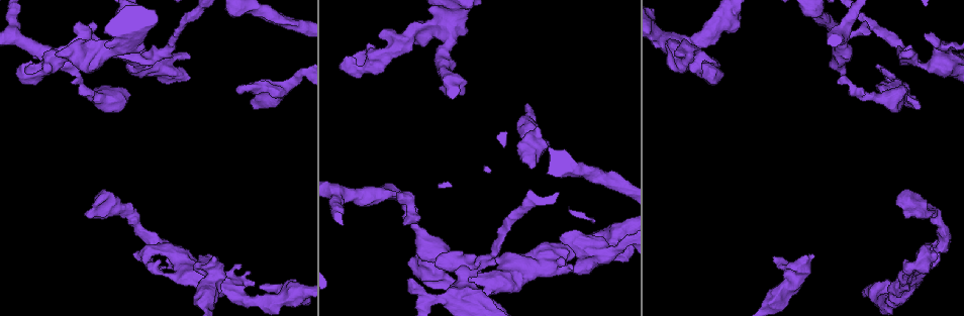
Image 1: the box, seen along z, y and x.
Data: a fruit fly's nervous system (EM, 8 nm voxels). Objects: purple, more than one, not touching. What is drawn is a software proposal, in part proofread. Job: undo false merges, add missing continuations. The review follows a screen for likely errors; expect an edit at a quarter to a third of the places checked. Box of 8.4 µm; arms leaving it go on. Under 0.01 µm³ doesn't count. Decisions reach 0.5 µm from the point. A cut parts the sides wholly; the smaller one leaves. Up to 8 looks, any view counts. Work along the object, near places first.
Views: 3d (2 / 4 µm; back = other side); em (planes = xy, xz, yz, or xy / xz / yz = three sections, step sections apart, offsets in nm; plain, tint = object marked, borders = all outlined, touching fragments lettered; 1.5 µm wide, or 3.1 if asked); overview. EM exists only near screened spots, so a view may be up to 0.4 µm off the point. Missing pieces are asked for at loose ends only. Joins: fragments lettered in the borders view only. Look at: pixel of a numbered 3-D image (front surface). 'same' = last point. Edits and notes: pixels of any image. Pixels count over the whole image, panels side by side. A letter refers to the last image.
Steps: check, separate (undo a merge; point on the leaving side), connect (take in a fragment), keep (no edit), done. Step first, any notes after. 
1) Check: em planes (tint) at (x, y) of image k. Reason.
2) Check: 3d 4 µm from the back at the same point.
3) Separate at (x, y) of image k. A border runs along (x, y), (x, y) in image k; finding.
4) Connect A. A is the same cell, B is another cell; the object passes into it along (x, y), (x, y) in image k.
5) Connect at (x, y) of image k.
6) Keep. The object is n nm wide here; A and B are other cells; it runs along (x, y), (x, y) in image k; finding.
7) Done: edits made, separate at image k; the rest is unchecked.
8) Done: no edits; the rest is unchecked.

Check: 3d 2 µm at (812, 255) of image 1. Stops while still wide.

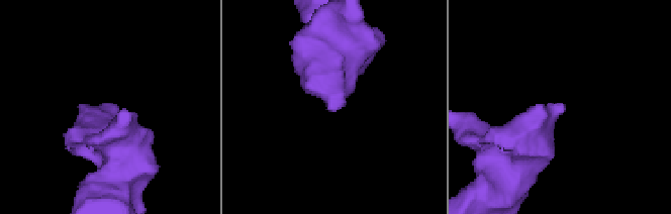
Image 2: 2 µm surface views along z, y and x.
Check: em xy step 4 (tint) at (332, 109) of image 2.

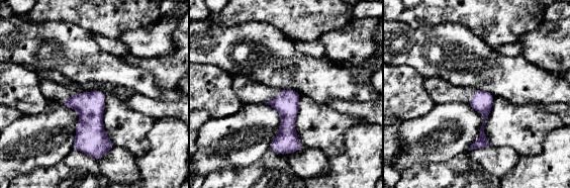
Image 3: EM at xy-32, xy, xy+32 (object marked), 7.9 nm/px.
Check: em planes (borders) at the same point.

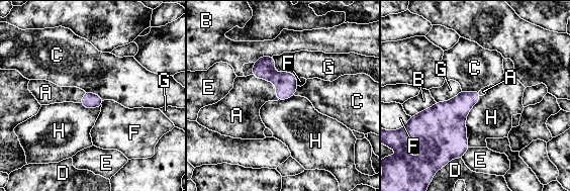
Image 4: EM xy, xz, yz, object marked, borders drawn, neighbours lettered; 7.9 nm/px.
Connect A. A is the same cell, B, C, D, E, F, G and H are other cells; the object passes into it along (286, 84), (271, 82), (249, 94) in image 4; it goes on there.

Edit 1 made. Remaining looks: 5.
Check: overview. See it whole again.

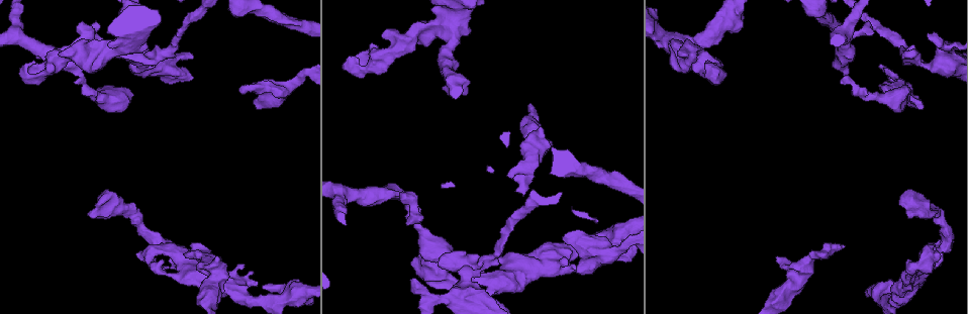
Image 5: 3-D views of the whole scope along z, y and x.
Check: em planes (borders) at (902, 291) of image 5. Free end.

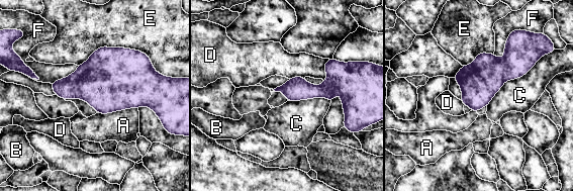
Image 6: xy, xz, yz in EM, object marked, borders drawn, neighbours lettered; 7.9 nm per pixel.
Keep. A, B, C, D, E and F are other cells; it runs along (279, 89), (347, 91) in image 6; none of them fits.

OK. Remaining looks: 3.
Check: em planes (borders) at (412, 280) of image 5. Branch stops here.

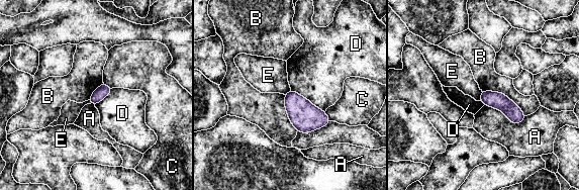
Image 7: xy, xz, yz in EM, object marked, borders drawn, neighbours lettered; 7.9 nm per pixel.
Keep. A, B, C, D and E are other cells; it runs along (483, 93), (521, 118) in image 7; no lettered fragment goes on from it.

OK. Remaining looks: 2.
Done: edits made, connect at image 4; the rest is unchecked.

